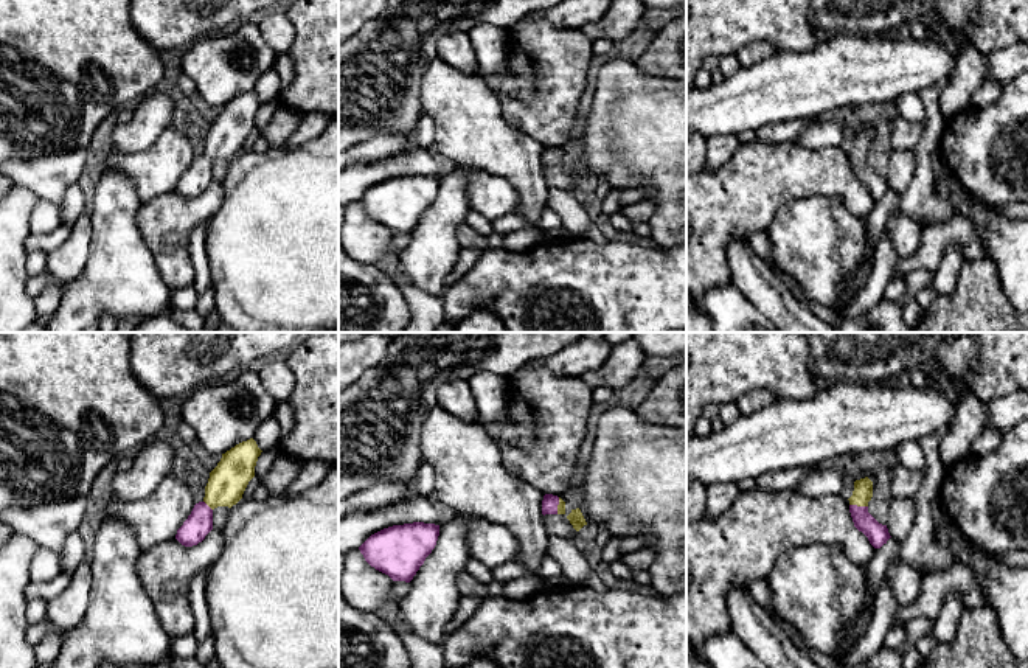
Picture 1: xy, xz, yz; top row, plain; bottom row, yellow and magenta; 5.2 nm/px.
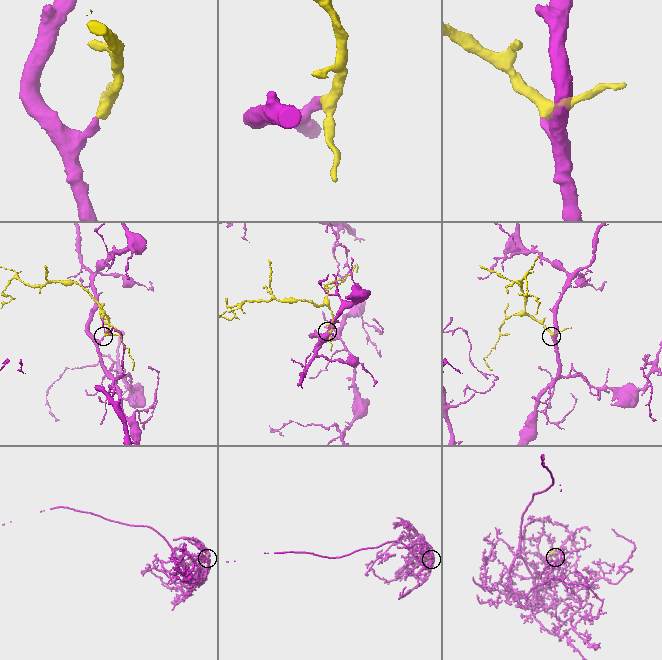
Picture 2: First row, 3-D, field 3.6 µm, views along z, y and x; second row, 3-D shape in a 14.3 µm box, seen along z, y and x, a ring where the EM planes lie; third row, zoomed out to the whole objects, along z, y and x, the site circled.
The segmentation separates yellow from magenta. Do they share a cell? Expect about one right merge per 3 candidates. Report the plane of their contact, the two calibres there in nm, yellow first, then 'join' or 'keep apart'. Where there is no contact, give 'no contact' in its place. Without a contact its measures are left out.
meets yellow in yz; 100 nm thick on the yellow side, 120 nm on the other; join

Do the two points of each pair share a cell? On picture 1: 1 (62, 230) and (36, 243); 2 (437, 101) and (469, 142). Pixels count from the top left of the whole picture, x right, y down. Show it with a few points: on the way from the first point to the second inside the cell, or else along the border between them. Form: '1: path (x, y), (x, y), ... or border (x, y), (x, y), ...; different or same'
1: path (56, 236), (50, 243), (42, 243); same
2: path (446, 111), (468, 132); same

